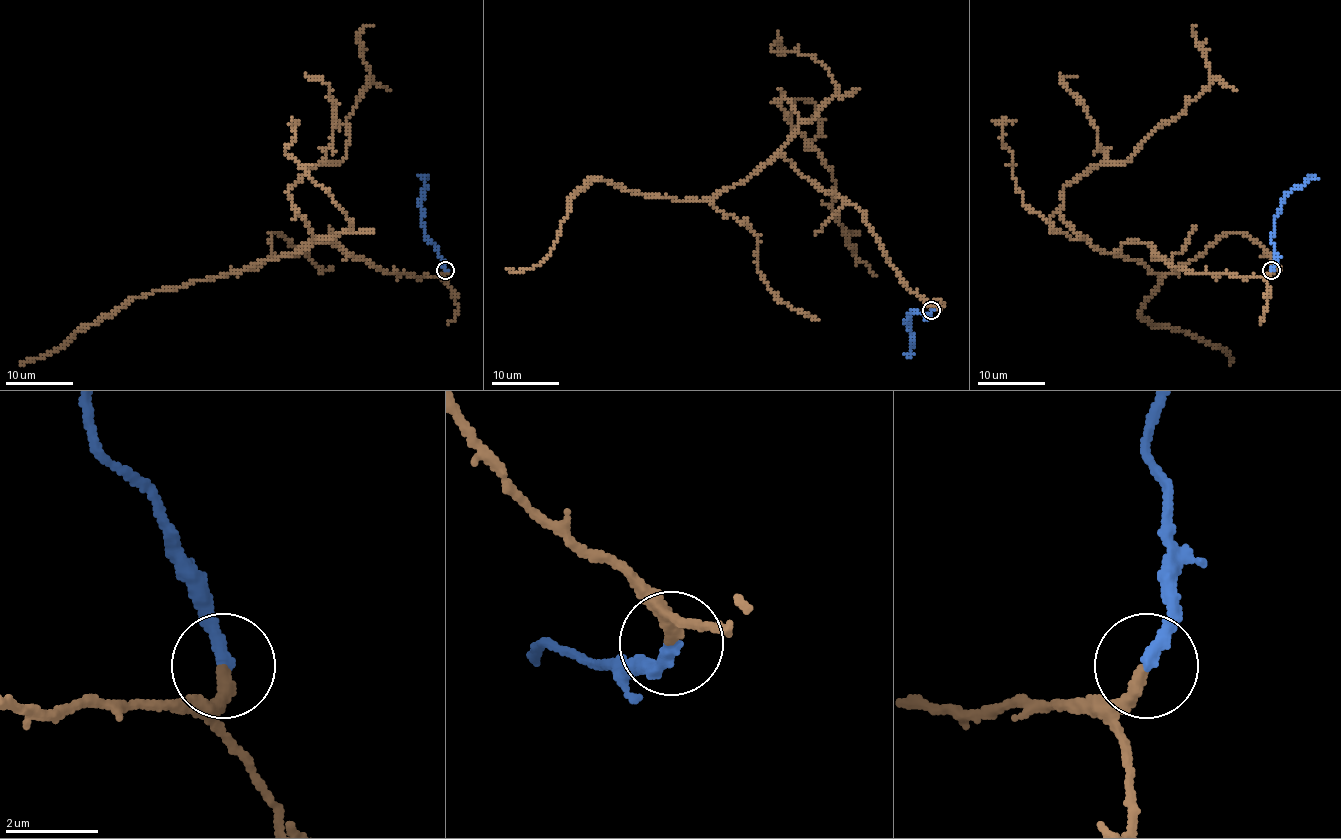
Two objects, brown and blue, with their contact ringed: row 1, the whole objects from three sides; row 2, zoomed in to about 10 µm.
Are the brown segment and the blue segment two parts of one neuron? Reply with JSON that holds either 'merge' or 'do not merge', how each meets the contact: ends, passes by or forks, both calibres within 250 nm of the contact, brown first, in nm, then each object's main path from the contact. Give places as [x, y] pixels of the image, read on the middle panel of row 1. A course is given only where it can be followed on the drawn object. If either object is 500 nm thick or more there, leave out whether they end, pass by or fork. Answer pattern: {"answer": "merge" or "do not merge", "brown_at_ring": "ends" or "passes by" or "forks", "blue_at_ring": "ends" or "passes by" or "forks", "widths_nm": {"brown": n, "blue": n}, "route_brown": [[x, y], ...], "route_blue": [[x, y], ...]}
{"answer": "merge", "brown_at_ring": "ends", "blue_at_ring": "ends", "widths_nm": {"brown": 300, "blue": 300}, "route_brown": [[931, 310], [864, 214], [782, 152], [799, 119], [775, 102], [831, 169], [853, 249], [845, 234], [858, 234]], "route_blue": [[931, 310], [925, 314], [913, 310], [908, 314], [911, 348], [908, 354], [904, 353]]}

